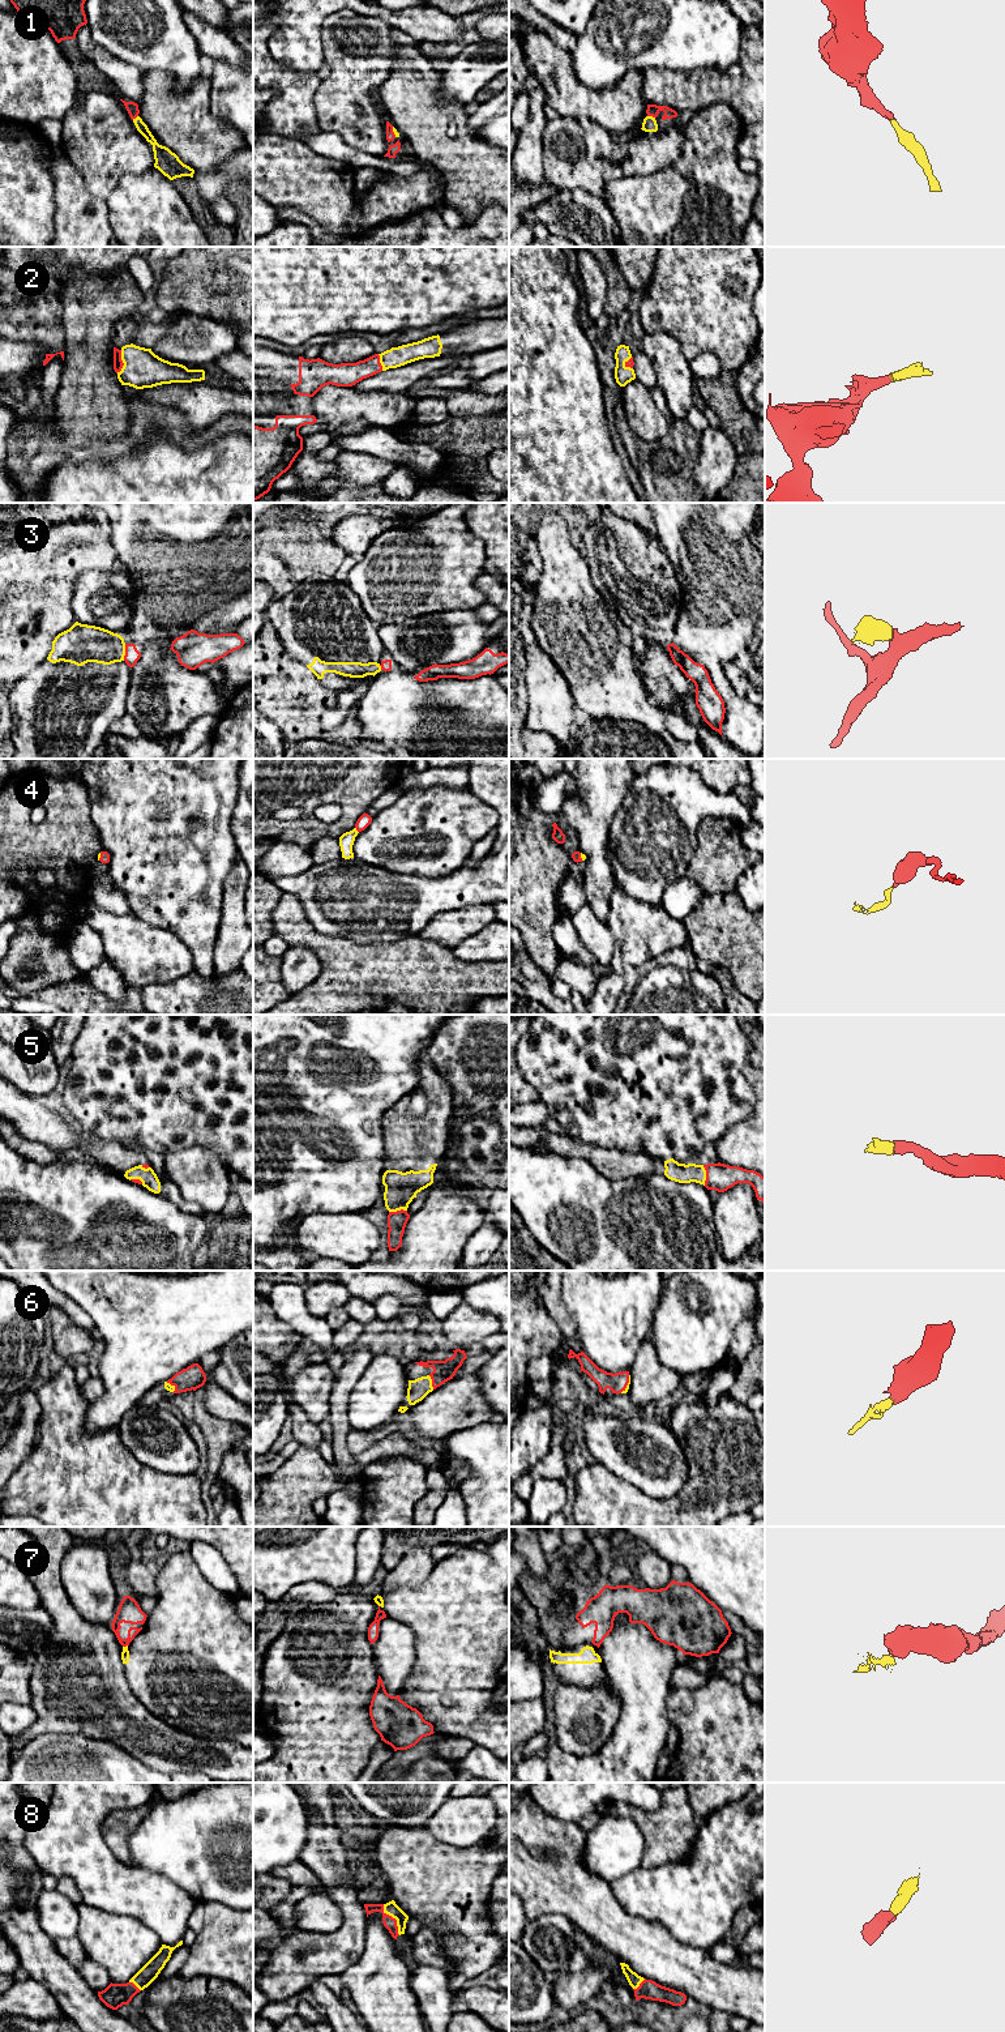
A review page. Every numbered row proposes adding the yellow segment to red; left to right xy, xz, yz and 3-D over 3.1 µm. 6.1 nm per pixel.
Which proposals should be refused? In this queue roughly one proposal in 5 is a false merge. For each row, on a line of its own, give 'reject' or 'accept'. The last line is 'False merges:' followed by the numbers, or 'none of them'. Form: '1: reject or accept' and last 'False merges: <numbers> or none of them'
1: accept
2: accept
3: reject
4: accept
5: accept
6: accept
7: reject
8: accept
False merges: 3, 7

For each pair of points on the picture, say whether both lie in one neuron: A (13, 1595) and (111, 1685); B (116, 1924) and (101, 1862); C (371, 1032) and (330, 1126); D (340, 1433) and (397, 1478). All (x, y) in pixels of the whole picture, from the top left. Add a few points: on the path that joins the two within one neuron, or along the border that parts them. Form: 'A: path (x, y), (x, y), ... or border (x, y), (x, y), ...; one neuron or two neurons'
A: border (30, 1580), (38, 1593), (38, 1605); two neurons
B: border (85, 1903), (102, 1911), (133, 1917), (142, 1925); two neurons
C: path (347, 1055), (330, 1072), (330, 1102); one neuron
D: border (362, 1468), (359, 1488); two neurons

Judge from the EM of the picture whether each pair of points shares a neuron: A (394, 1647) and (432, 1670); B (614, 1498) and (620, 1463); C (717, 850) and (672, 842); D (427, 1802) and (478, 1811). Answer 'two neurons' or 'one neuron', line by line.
A: two neurons
B: two neurons
C: two neurons
D: two neurons

